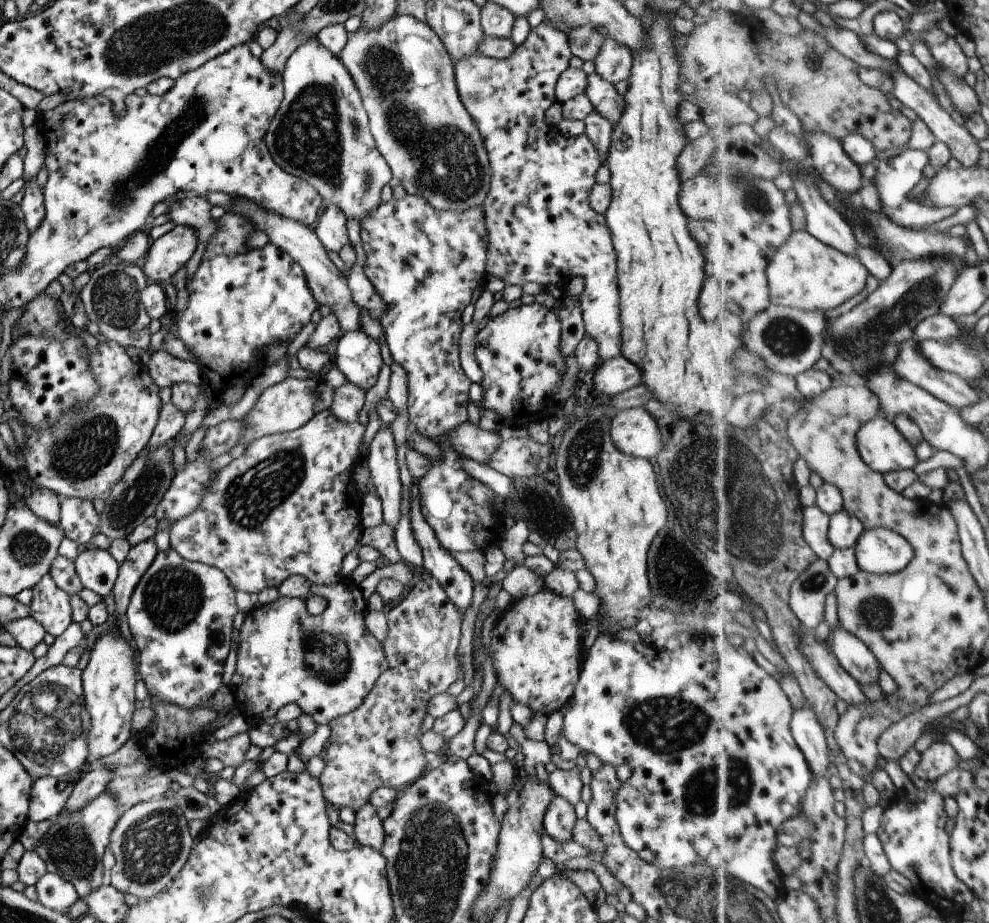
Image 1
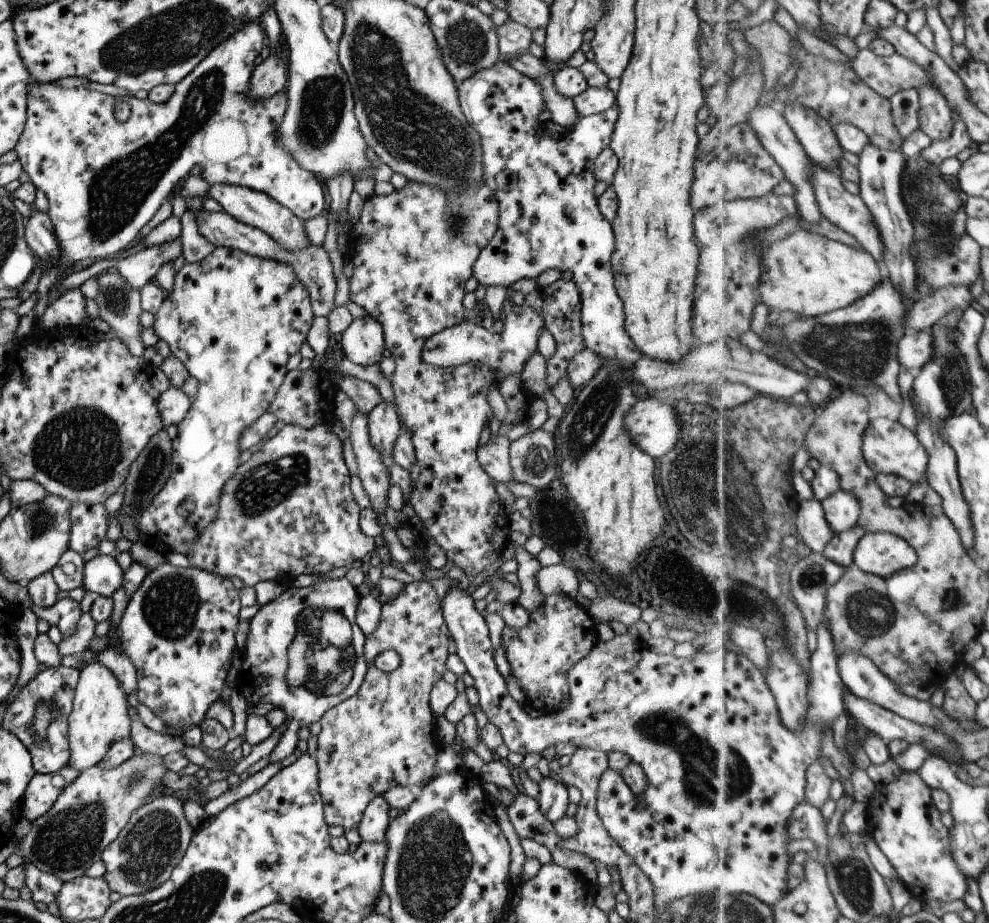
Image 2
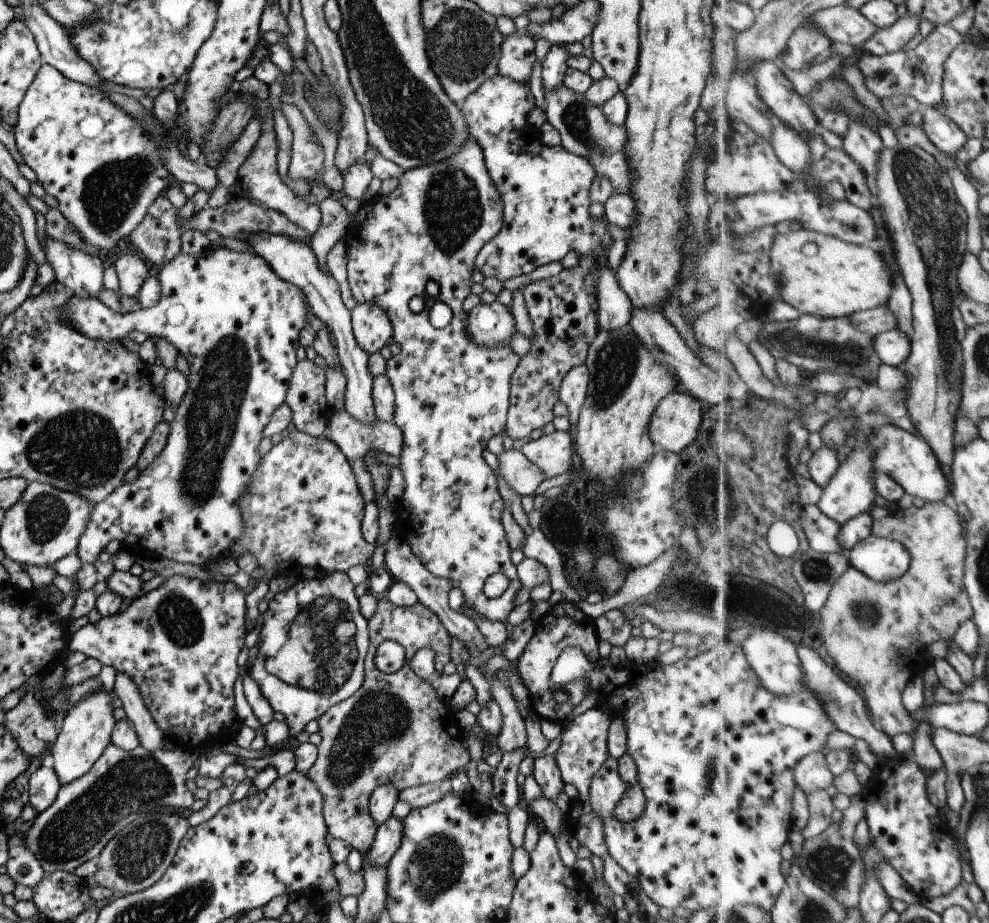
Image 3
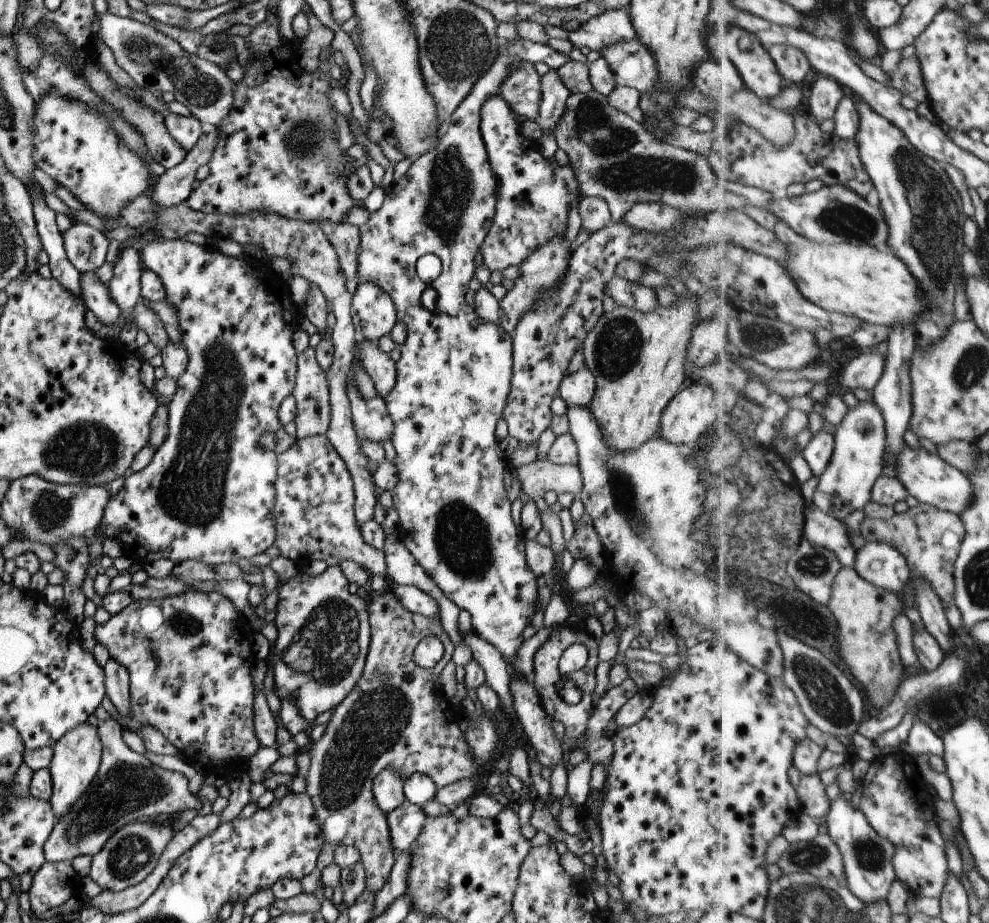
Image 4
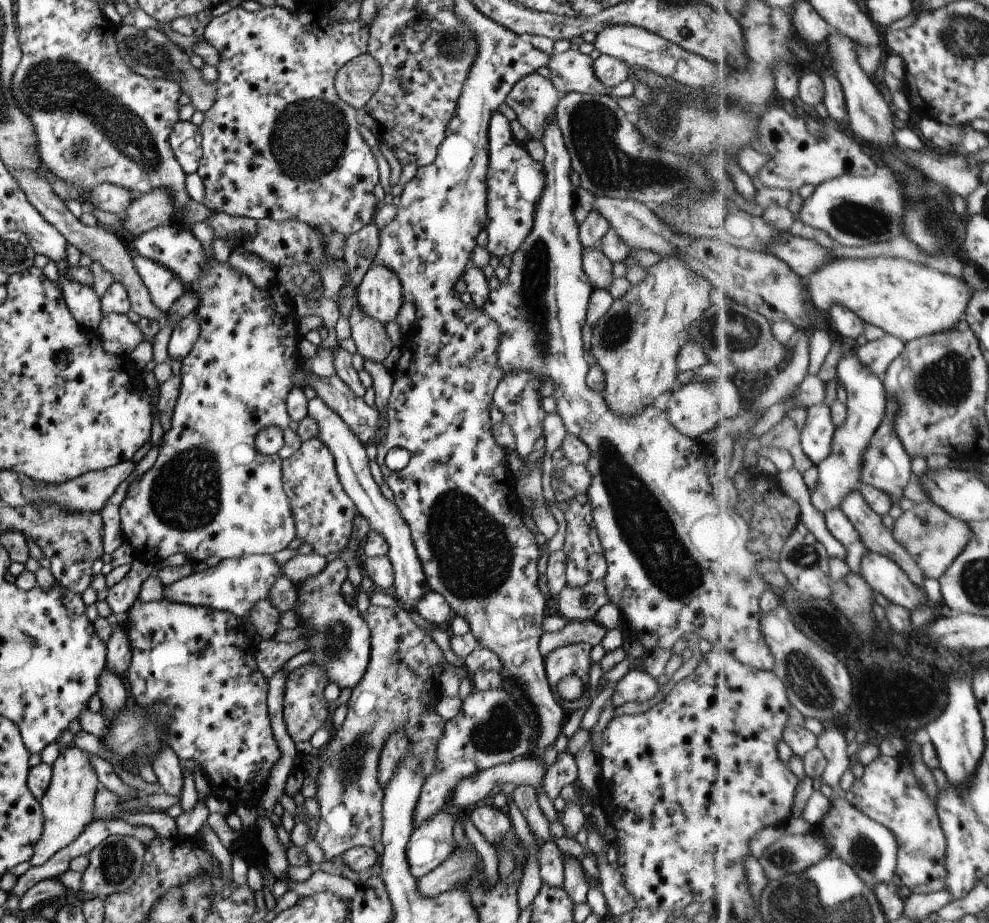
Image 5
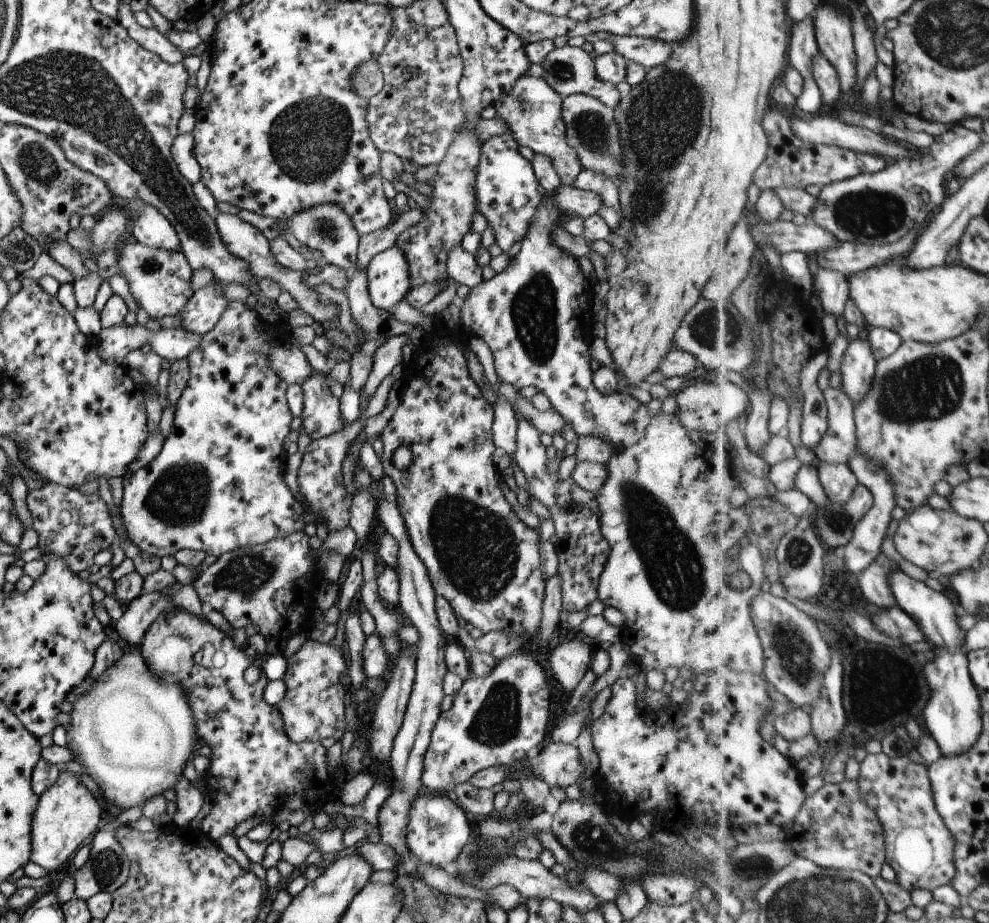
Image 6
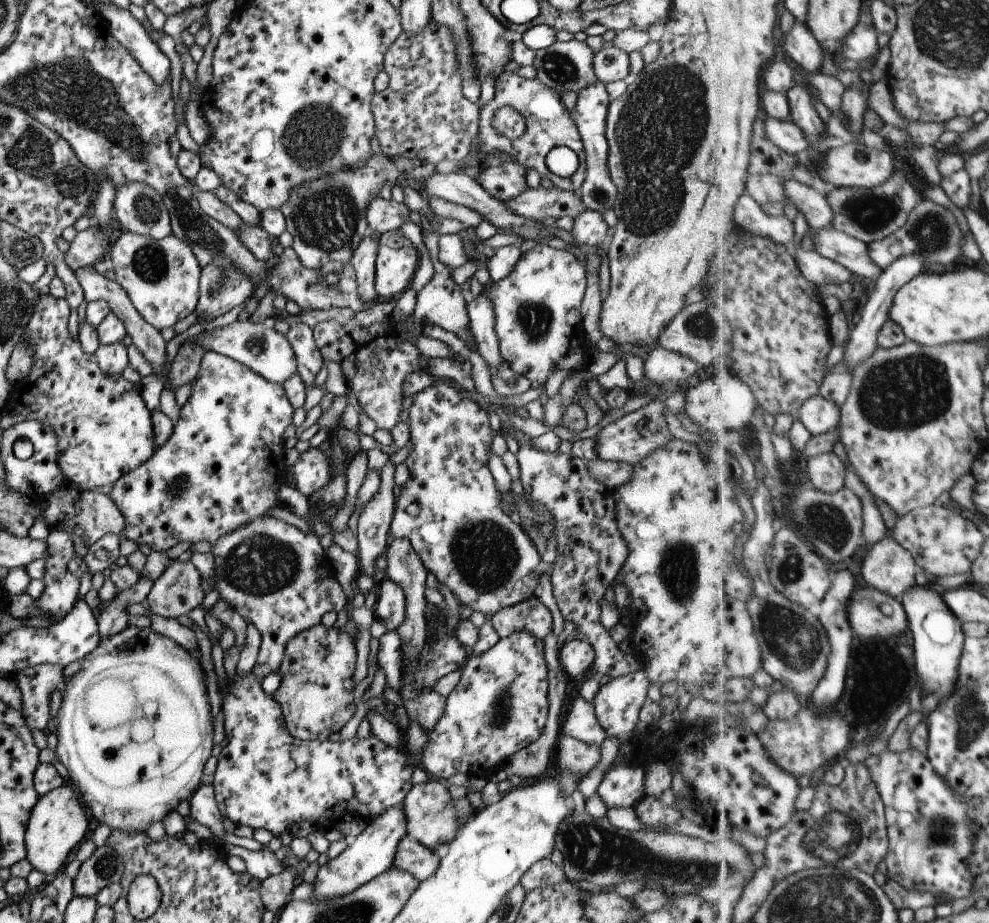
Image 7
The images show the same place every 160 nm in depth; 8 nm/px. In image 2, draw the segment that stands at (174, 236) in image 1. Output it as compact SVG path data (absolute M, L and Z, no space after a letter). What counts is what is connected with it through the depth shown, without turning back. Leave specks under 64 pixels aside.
M177 237L176 239L163 244L158 244L157 246L151 245L150 247L144 247L136 254L127 256L123 259L119 258L119 260L117 260L114 257L98 259L86 269L68 275L62 281L57 291L58 294L63 294L67 289L78 288L85 280L90 277L96 277L107 270L117 271L129 283L129 286L139 290L146 282L154 281L154 276L157 274L160 267L167 263L172 264L173 260L175 260L179 254L182 254L182 246L180 244L180 237Z

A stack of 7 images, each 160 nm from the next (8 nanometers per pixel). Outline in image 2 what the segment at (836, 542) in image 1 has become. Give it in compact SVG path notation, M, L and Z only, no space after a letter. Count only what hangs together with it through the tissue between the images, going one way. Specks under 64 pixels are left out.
M839 489L839 492L822 503L835 534L853 530L858 526L861 505L853 493Z

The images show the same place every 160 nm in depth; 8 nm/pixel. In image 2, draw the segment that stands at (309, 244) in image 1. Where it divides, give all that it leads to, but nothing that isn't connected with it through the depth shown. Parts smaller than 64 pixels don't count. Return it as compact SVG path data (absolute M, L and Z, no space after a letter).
M214 184L209 185L207 199L218 202L222 210L235 220L262 230L281 248L289 252L299 251L310 244L304 229L304 221L265 193L239 185Z

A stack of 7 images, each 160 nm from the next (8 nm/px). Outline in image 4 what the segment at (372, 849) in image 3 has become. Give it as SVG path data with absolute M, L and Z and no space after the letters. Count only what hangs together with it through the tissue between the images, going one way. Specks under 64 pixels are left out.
M405 799L386 814L389 844L395 854L409 850L424 823L421 807Z

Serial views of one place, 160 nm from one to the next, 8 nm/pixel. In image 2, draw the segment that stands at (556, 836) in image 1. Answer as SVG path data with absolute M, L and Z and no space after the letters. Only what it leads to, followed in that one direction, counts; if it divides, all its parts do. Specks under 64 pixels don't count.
M555 776L544 778L538 782L538 793L535 804L538 805L539 815L545 817L549 825L565 816L567 786Z

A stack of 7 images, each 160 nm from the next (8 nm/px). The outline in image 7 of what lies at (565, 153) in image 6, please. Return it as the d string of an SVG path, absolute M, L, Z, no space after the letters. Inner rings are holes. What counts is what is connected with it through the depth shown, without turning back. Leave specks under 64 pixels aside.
M510 70L501 72L497 76L493 98L478 110L476 146L475 163L480 163L487 156L509 156L517 164L523 166L525 174L528 170L535 171L539 178L548 179L553 183L554 187L559 189L577 192L585 176L585 152L581 138L570 117L570 113L567 112L560 100L560 94L555 90L551 90L551 88L546 88L538 79L525 80L525 78L519 78L517 74ZM505 104L515 108L521 114L521 118L525 120L525 130L516 140L507 140L507 138L500 136L491 128L491 118L493 118L495 110L499 110ZM559 146L565 146L573 150L578 159L577 170L569 177L554 176L545 166L545 156L547 156L549 150Z

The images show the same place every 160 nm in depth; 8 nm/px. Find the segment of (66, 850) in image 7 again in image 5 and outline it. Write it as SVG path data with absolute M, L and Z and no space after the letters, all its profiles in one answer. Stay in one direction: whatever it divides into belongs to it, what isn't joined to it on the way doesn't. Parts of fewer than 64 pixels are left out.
M75 745L65 747L50 764L51 776L45 794L38 800L44 816L42 833L28 860L31 867L42 865L55 852L72 841L93 821L93 797L98 780L90 761L90 754Z

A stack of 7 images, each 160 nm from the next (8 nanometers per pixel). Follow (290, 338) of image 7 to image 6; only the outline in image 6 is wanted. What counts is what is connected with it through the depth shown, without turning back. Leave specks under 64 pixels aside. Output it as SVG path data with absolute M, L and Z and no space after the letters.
M311 368L311 374L300 383L303 393L301 426L310 441L329 436L348 425L339 414L338 399L331 395L325 375Z

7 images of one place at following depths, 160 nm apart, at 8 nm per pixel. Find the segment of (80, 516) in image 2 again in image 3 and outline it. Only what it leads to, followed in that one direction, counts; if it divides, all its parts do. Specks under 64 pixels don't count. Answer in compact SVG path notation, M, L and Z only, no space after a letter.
M218 247L213 250L208 250L200 255L191 255L177 252L169 262L165 262L161 268L151 269L153 275L160 283L160 298L155 306L151 308L140 309L139 311L129 313L112 312L98 302L96 298L79 298L70 294L65 306L65 316L69 318L69 324L73 326L80 334L93 340L120 340L131 331L138 331L149 336L157 336L163 338L167 342L171 342L175 346L177 353L183 356L189 364L189 374L186 380L186 390L183 398L179 400L175 407L175 418L169 424L168 438L165 447L155 460L141 470L135 480L129 482L123 481L120 486L117 486L105 500L101 500L98 504L91 508L91 516L89 522L77 542L77 548L73 554L83 564L93 563L97 560L101 551L105 550L107 544L112 540L117 540L123 548L130 551L133 555L145 553L153 557L163 558L163 560L173 560L178 563L195 564L195 566L203 567L211 559L227 554L229 544L233 544L233 540L237 540L237 536L241 536L241 528L243 528L243 520L241 520L241 496L245 494L245 488L249 486L249 480L253 476L253 470L257 470L257 464L261 462L261 458L257 454L257 447L261 441L261 430L264 430L265 424L269 422L271 414L284 402L287 388L289 388L289 378L295 368L296 349L300 346L298 342L299 330L307 323L307 304L301 290L290 284L280 280L271 272L271 268L259 257L251 251L235 252L228 250L225 247Z

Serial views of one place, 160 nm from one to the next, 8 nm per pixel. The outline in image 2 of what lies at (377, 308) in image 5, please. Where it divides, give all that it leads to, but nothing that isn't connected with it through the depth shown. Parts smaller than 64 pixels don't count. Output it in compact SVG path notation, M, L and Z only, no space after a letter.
M371 315L353 319L341 333L339 342L344 357L357 366L377 365L382 359L382 328Z

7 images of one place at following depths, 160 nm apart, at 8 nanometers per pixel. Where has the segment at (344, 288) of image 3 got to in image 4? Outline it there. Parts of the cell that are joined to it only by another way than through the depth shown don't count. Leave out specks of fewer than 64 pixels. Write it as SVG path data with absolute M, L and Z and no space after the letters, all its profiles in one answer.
M327 220L315 223L332 244L340 271L344 274L344 287L352 296L357 282L357 245L359 244L358 227L349 223L330 223Z

